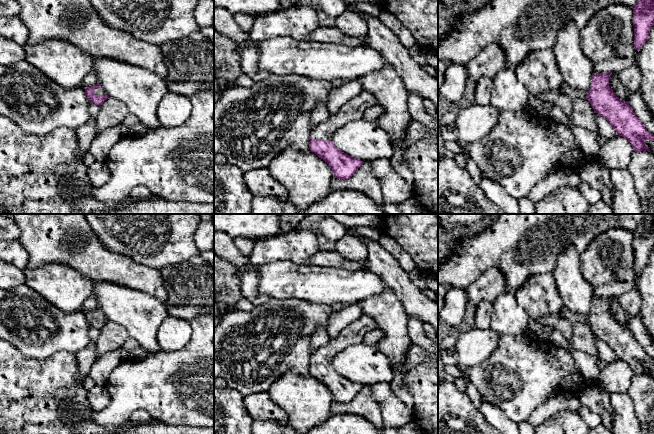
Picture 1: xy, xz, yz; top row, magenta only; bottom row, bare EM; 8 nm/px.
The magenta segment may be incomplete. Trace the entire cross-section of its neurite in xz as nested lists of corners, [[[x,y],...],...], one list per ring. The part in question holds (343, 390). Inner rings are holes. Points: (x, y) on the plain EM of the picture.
[[[363,314],[344,328],[335,339],[312,352],[309,372],[328,388],[334,402],[340,404],[351,402],[364,386],[339,374],[330,363],[332,357],[351,345],[361,343],[364,336],[374,329],[376,329],[375,320]]]

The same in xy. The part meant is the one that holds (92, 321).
[[[97,307],[95,310],[84,311],[89,326],[101,330],[109,321],[104,313]]]

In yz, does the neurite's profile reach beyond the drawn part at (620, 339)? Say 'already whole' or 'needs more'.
needs more

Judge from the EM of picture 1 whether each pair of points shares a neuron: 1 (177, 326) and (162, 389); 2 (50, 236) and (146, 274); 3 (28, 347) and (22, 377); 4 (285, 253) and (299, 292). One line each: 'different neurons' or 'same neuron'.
1: different neurons
2: same neuron
3: different neurons
4: different neurons

